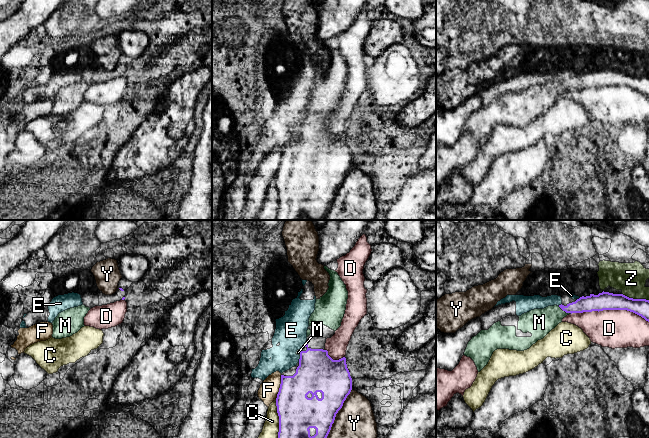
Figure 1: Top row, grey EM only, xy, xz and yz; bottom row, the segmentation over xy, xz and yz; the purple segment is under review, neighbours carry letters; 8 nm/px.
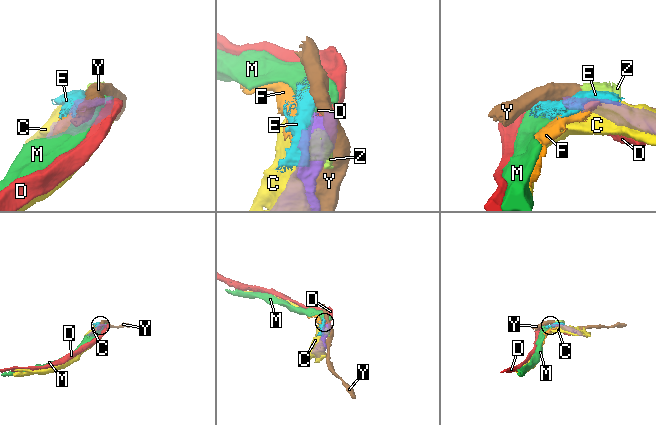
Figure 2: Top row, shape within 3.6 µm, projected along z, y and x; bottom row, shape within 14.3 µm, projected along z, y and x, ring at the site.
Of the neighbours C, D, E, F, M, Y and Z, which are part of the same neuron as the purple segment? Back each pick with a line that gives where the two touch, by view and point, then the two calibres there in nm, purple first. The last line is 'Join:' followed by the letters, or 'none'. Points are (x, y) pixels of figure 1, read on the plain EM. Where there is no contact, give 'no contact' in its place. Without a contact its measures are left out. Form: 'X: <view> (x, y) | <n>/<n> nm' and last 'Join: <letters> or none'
M: yz (565, 87) | 130/220 nm
Join: M

